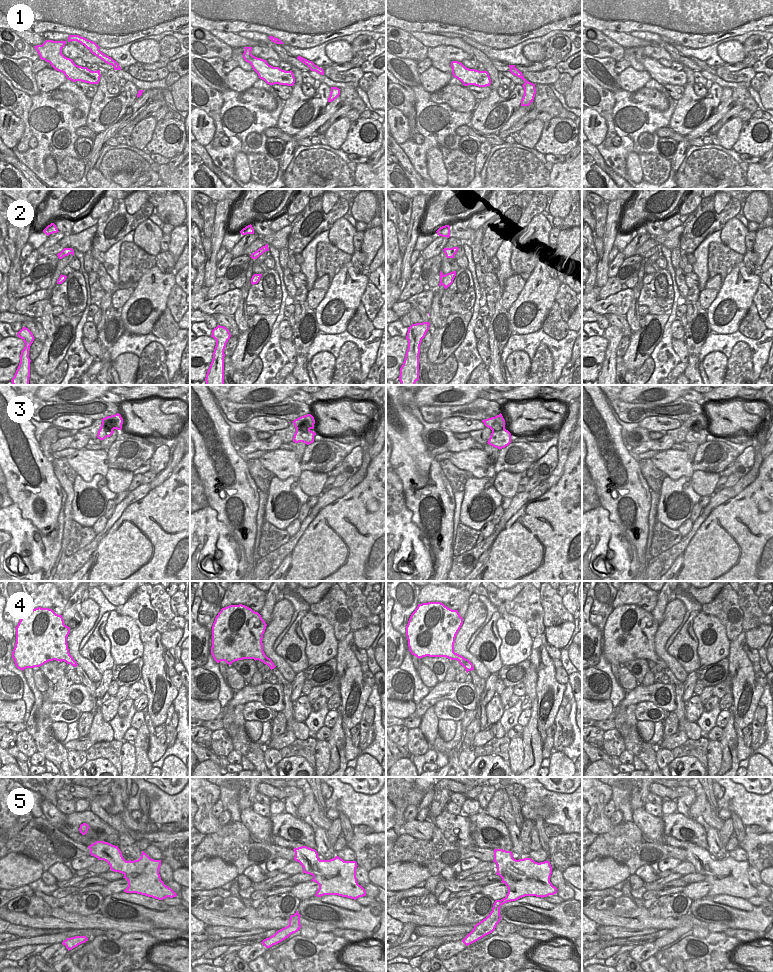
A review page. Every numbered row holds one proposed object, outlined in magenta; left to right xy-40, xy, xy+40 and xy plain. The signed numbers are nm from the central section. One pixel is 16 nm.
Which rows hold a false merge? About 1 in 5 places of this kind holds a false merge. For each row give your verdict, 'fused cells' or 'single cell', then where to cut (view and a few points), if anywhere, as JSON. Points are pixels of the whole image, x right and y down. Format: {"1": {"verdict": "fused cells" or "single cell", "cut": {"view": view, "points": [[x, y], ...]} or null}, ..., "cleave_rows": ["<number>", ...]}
{"1": {"verdict": "single cell", "cut": null}, "2": {"verdict": "single cell", "cut": null}, "3": {"verdict": "fused cells", "cut": {"view": "xy", "points": [[296, 419], [304, 418], [306, 421], [304, 430], [309, 430]]}}, "4": {"verdict": "single cell", "cut": null}, "5": {"verdict": "single cell", "cut": null}, "cleave_rows": ["3"]}

